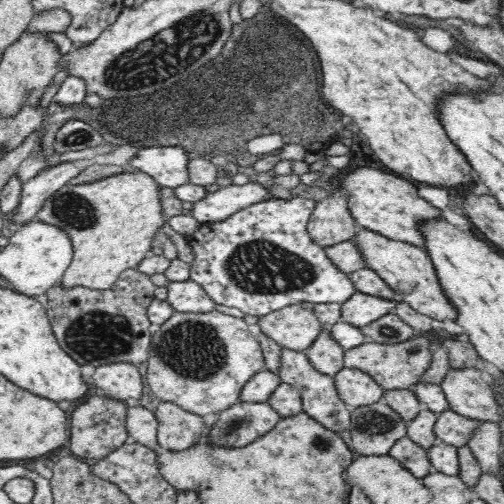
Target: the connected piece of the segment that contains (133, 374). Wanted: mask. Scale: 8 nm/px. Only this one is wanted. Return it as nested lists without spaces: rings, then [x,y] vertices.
[[[130,362],[104,363],[96,368],[92,382],[106,398],[126,403],[130,398],[140,400],[144,384],[138,367]]]

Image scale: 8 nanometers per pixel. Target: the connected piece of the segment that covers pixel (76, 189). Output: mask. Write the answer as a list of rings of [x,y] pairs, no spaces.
[[[132,168],[89,183],[70,184],[70,182],[51,194],[39,210],[39,219],[46,224],[56,225],[66,232],[74,245],[72,263],[65,270],[61,284],[63,288],[74,288],[82,285],[90,289],[109,289],[117,278],[127,269],[137,268],[146,258],[158,232],[162,231],[168,218],[164,216],[160,201],[160,186],[146,173]]]

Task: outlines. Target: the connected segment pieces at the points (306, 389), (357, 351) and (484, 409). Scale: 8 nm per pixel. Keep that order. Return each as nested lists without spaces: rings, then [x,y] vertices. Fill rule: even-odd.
[[[280,345],[280,364],[277,370],[281,382],[295,386],[302,397],[303,412],[308,413],[314,420],[322,423],[324,427],[339,431],[351,425],[351,409],[339,397],[335,388],[334,379],[330,375],[318,372],[305,353],[283,348]]]
[[[423,335],[412,336],[409,340],[389,345],[376,342],[360,343],[352,350],[345,351],[344,366],[368,373],[385,391],[411,388],[423,381],[422,376],[432,361],[433,347],[432,342]]]
[[[452,368],[440,385],[454,412],[484,423],[497,423],[498,401],[495,400],[494,390],[480,374],[480,370],[475,368]]]

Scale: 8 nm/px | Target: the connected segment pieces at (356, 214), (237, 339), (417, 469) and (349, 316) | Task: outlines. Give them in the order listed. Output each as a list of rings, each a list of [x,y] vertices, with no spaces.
[[[359,167],[344,180],[344,188],[350,192],[350,210],[354,220],[367,230],[389,239],[413,243],[423,249],[423,236],[414,224],[414,218],[442,218],[442,211],[420,196],[416,185],[406,182],[406,178],[396,178],[389,173],[371,167]]]
[[[220,311],[175,313],[154,332],[146,382],[161,402],[174,402],[198,416],[219,414],[240,401],[243,386],[265,368],[255,328],[244,319]]]
[[[407,436],[400,438],[392,446],[389,455],[400,461],[402,466],[410,470],[420,480],[432,473],[432,463],[428,458],[428,450]]]
[[[360,291],[351,295],[342,304],[341,320],[362,328],[374,322],[377,318],[390,314],[395,308],[397,299],[383,299],[374,295],[366,295]]]

